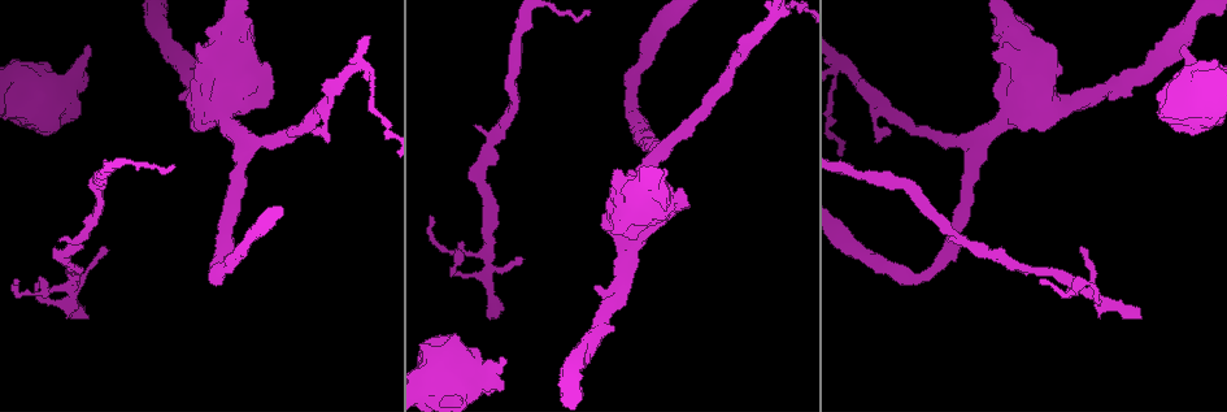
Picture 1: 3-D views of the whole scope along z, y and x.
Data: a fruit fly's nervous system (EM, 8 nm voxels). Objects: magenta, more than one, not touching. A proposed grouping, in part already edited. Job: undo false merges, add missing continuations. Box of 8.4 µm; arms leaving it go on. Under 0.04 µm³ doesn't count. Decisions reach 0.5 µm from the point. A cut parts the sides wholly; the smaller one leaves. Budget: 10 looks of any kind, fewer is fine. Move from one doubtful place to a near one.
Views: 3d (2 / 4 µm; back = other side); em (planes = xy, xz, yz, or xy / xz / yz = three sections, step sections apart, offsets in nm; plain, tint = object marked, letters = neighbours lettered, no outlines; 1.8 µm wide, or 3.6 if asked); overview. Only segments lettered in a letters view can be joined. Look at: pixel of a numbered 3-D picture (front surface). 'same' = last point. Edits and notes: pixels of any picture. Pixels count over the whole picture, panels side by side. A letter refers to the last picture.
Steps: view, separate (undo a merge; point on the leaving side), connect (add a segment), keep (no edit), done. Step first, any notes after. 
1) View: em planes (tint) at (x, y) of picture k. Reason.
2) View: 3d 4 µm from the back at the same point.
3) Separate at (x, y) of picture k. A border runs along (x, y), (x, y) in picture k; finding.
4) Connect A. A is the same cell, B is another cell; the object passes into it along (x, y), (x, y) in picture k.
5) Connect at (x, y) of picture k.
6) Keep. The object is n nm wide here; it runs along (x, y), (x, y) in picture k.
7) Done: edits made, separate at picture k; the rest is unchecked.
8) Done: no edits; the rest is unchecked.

View: 3d 4 µm from the back at (180, 96) of picture 1. An open end.

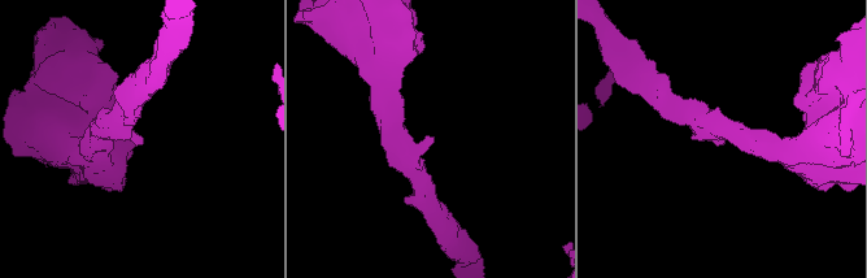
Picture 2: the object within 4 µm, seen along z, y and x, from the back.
View: em 3.6 µm planes (letters) at (431, 139) of picture 2.

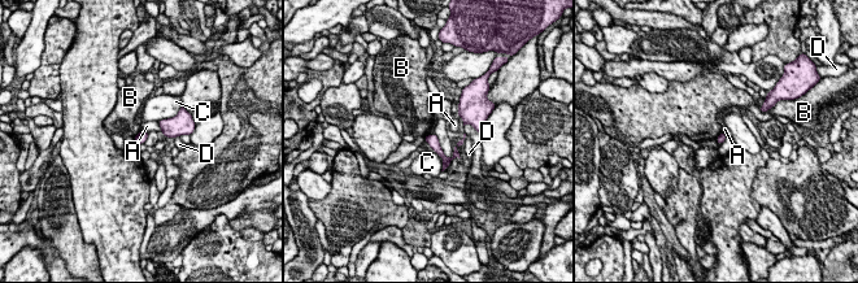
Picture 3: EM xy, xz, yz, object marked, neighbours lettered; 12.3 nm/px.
Keep. A, B, C and D are other cells; it runs along (428, 138), (444, 157), (445, 165) in picture 3; none of them fits.

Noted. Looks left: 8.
View: 3d 4 µm at (647, 184) of picture 1. Thick turns thin.

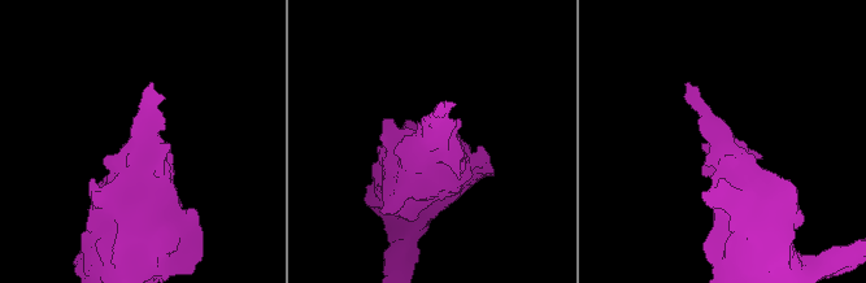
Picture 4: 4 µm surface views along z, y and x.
View: em 3.6 µm planes (letters) at (724, 150) of picture 4. Shape alone is not enough.

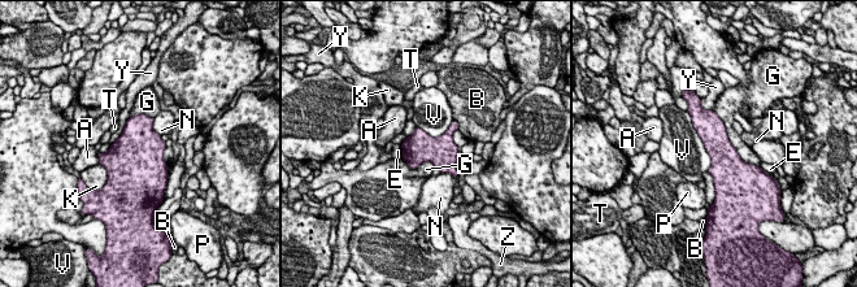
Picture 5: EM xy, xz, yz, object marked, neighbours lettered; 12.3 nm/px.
Keep. The longest contact is with G, 900 nm; A, B, E, G, K, N, P, T, V, Y and Z are other cells; a border runs along (687, 112), (709, 155), (708, 170) in picture 5; one neuron here.

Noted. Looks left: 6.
View: 3d 2 µm at (503, 358) of picture 1. Stops while still wide.

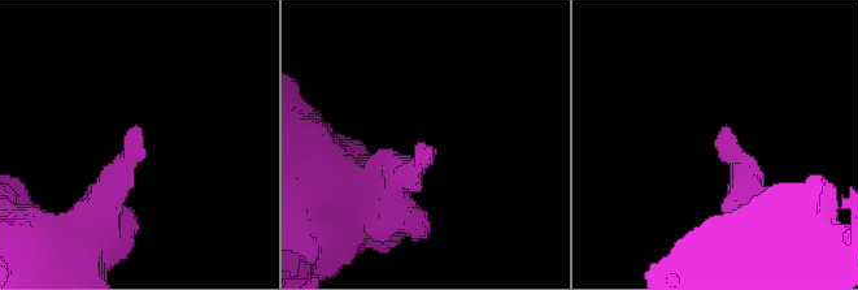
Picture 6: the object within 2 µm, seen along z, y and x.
View: em 3.6 µm yz step 4 (tint) at (139, 130) of picture 6. Now the EM.

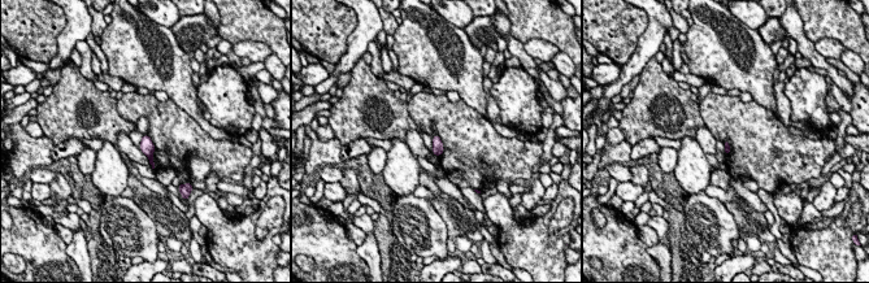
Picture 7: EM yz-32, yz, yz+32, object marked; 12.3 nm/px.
View: em 3.6 µm planes (letters) at the same point. Cut it another way.

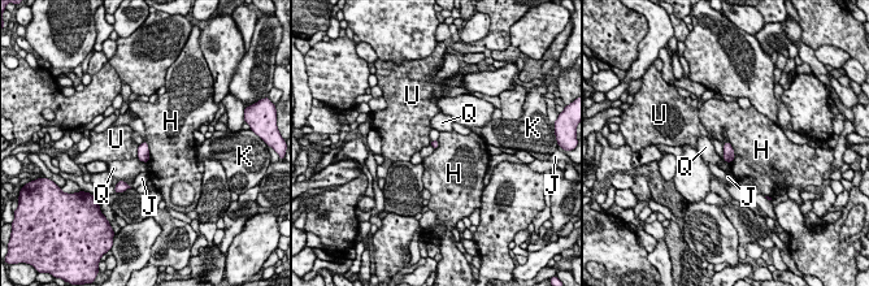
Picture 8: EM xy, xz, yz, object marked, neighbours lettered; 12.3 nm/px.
Keep. H, J, K, Q and U are other cells; a border runs along (725, 141), (734, 154), (730, 163) in picture 8; none of them fits.

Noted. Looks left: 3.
View: em planes (letters) at (1140, 316) of picture 1. Branch stops here.

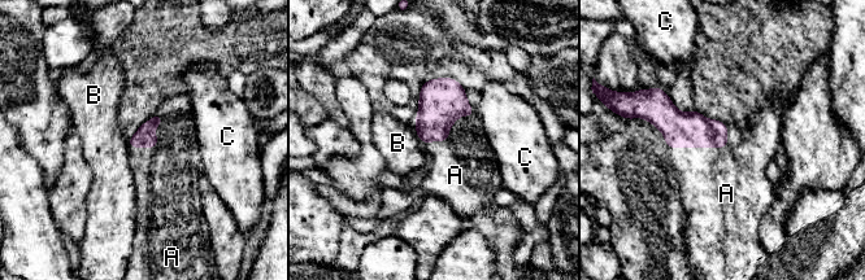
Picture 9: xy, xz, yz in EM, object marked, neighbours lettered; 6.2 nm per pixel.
Connect A. A is the same cell, B and C are other cells; the neuron continues.

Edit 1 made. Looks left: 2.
Done: edits made, connect at picture 9; the rest is unchecked.

